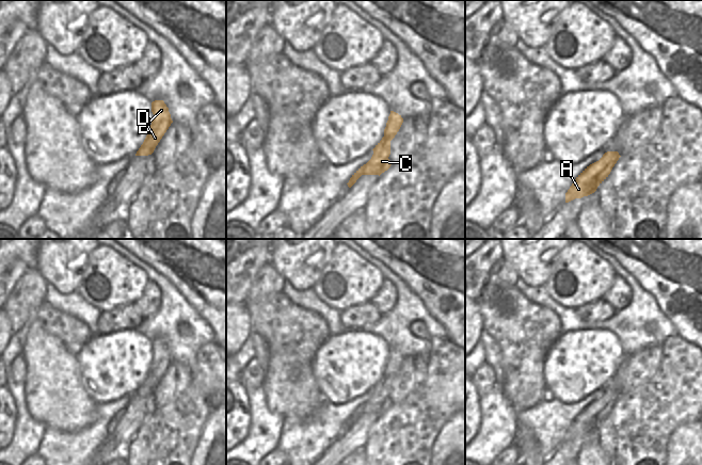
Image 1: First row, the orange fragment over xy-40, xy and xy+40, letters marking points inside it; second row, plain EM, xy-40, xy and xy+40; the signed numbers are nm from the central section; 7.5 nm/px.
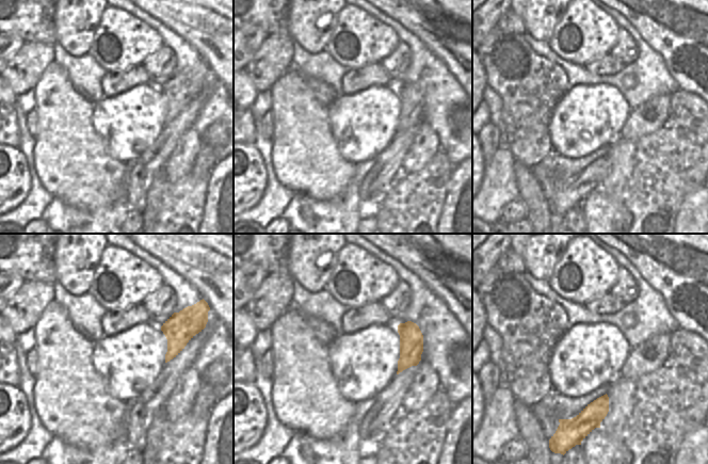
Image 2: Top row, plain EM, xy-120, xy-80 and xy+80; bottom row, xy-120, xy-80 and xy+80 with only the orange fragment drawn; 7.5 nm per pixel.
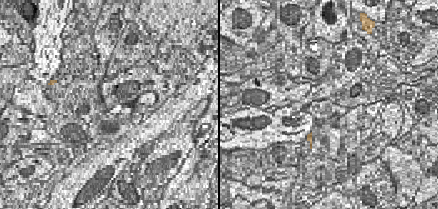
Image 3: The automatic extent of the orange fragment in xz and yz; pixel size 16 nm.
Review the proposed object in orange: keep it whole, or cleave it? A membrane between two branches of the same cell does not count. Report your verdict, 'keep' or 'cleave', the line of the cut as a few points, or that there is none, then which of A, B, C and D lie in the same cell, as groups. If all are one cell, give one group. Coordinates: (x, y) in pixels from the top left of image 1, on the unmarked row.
keep | no cut | A B C D

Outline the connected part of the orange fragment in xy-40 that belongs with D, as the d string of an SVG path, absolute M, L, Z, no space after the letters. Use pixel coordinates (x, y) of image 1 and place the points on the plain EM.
M155 339L151 341L151 351L154 353L151 357L151 364L149 366L149 370L137 390L135 395L148 395L151 394L173 362L171 357L171 353L169 351L169 347L164 342L163 339Z

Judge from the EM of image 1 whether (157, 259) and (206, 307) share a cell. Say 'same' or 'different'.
same

